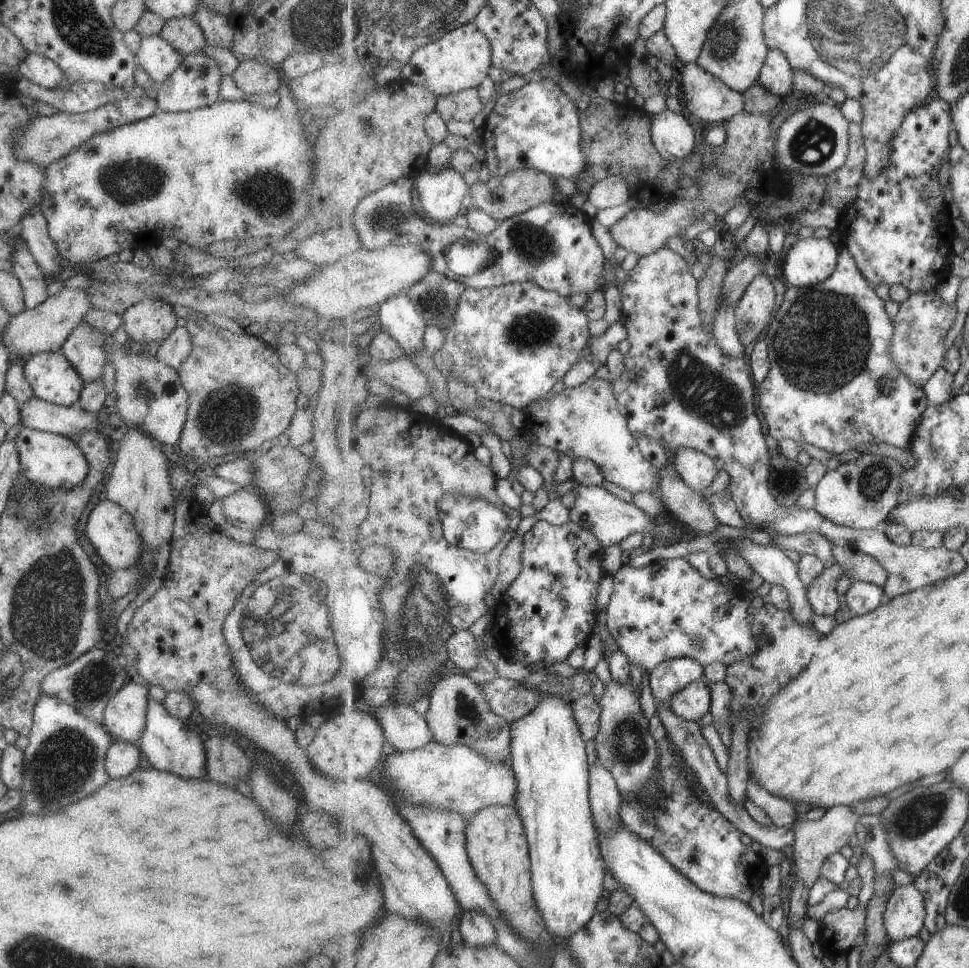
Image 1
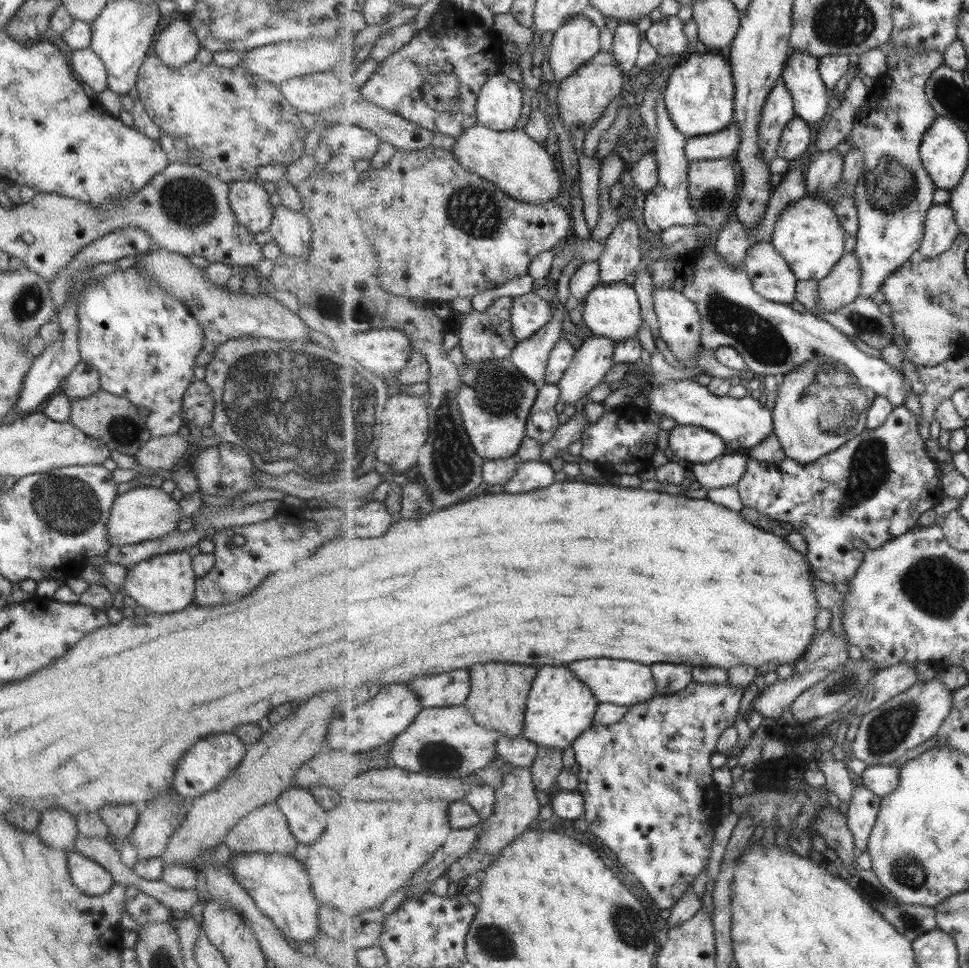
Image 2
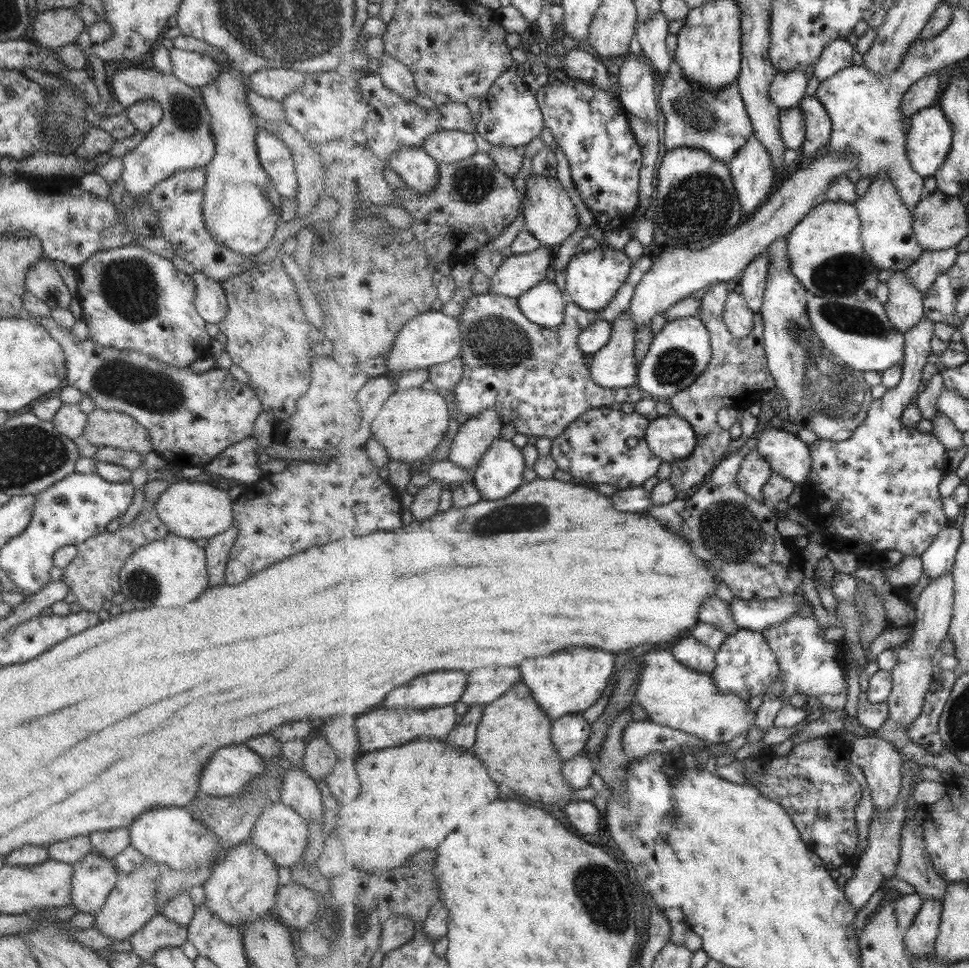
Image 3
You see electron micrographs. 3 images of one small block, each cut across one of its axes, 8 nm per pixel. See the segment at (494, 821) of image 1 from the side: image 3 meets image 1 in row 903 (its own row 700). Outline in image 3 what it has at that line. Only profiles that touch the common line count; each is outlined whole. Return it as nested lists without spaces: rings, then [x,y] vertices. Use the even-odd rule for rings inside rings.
[[[519,679],[505,696],[485,706],[473,752],[491,770],[491,776],[495,780],[499,778],[499,784],[517,790],[519,795],[532,801],[547,805],[561,802],[564,808],[570,803],[575,788],[563,776],[565,760],[552,741],[553,723],[535,700],[531,687]]]

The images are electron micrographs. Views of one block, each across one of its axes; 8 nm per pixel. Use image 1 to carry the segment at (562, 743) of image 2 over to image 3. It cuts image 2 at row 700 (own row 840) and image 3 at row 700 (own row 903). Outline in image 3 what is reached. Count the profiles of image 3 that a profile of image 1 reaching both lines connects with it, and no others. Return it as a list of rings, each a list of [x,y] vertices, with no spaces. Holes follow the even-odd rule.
[[[571,648],[545,658],[529,658],[521,670],[522,680],[531,687],[539,706],[557,721],[567,714],[581,714],[603,698],[615,672],[615,654],[595,648]]]

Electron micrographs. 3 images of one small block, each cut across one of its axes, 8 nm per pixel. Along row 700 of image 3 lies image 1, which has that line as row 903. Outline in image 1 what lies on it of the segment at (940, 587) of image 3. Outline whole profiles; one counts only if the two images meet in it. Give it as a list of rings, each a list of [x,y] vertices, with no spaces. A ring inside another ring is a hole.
[[[915,882],[895,888],[885,914],[887,934],[891,941],[916,937],[926,920],[926,900]]]

